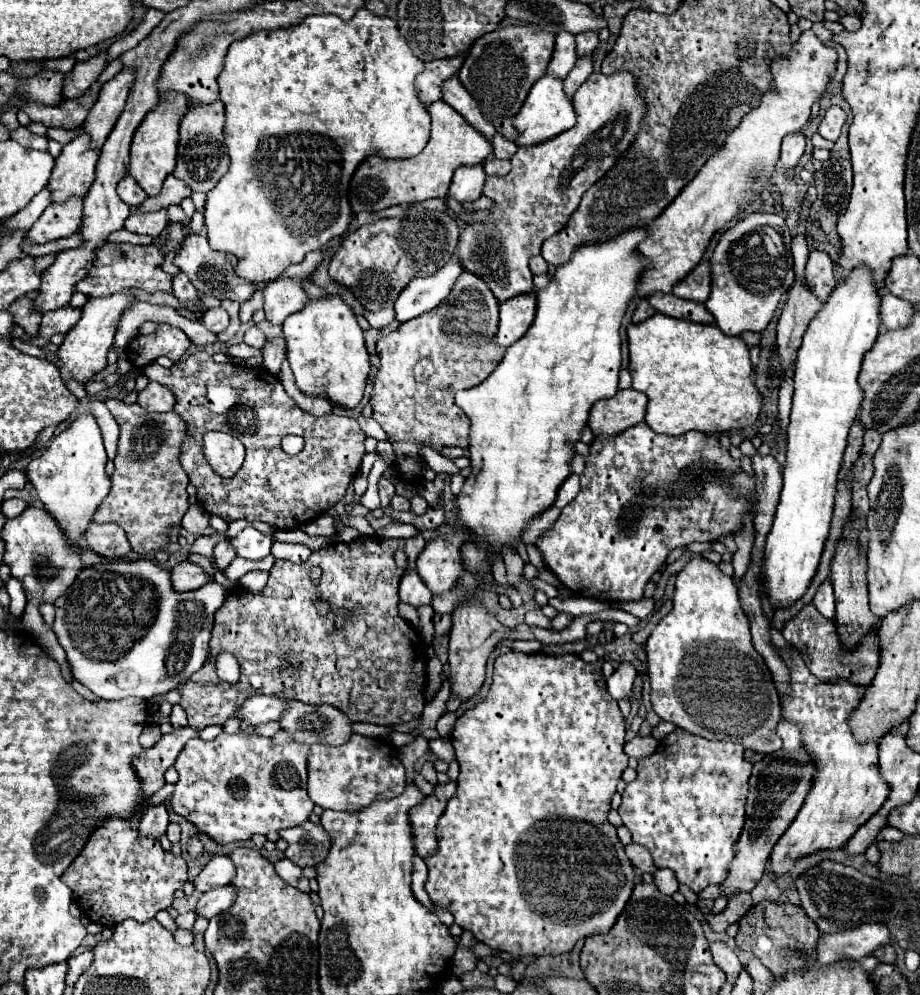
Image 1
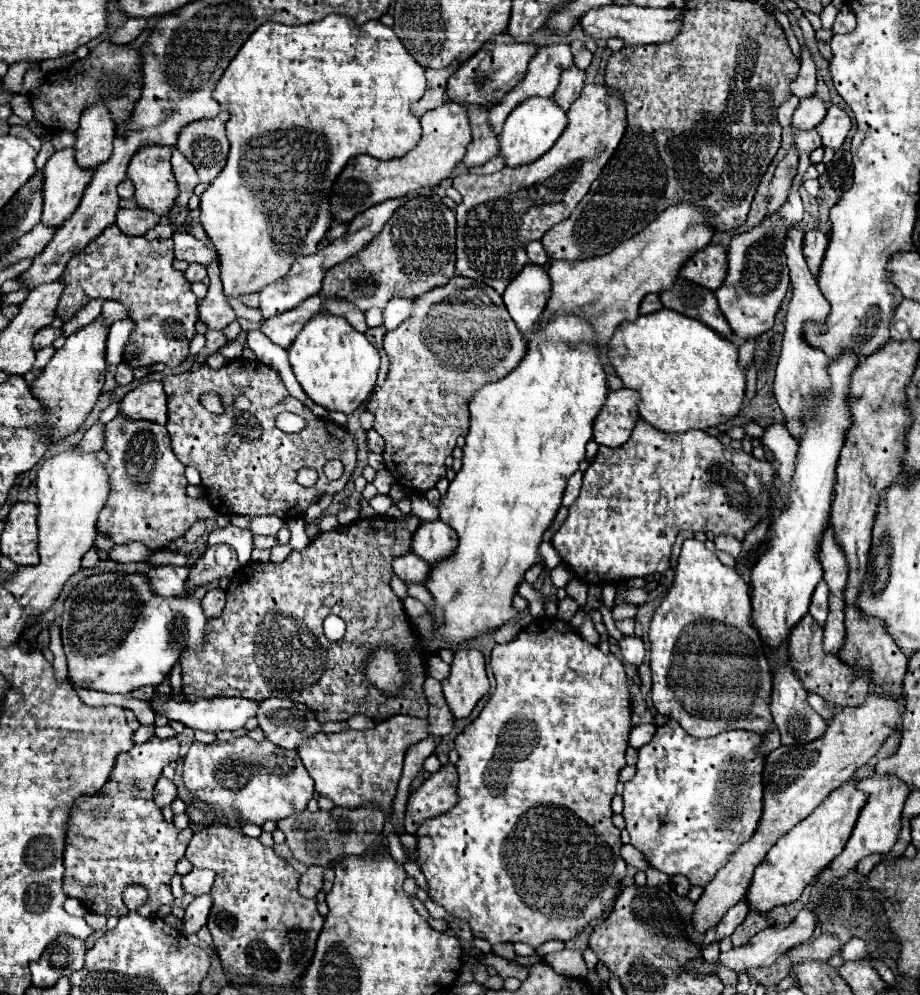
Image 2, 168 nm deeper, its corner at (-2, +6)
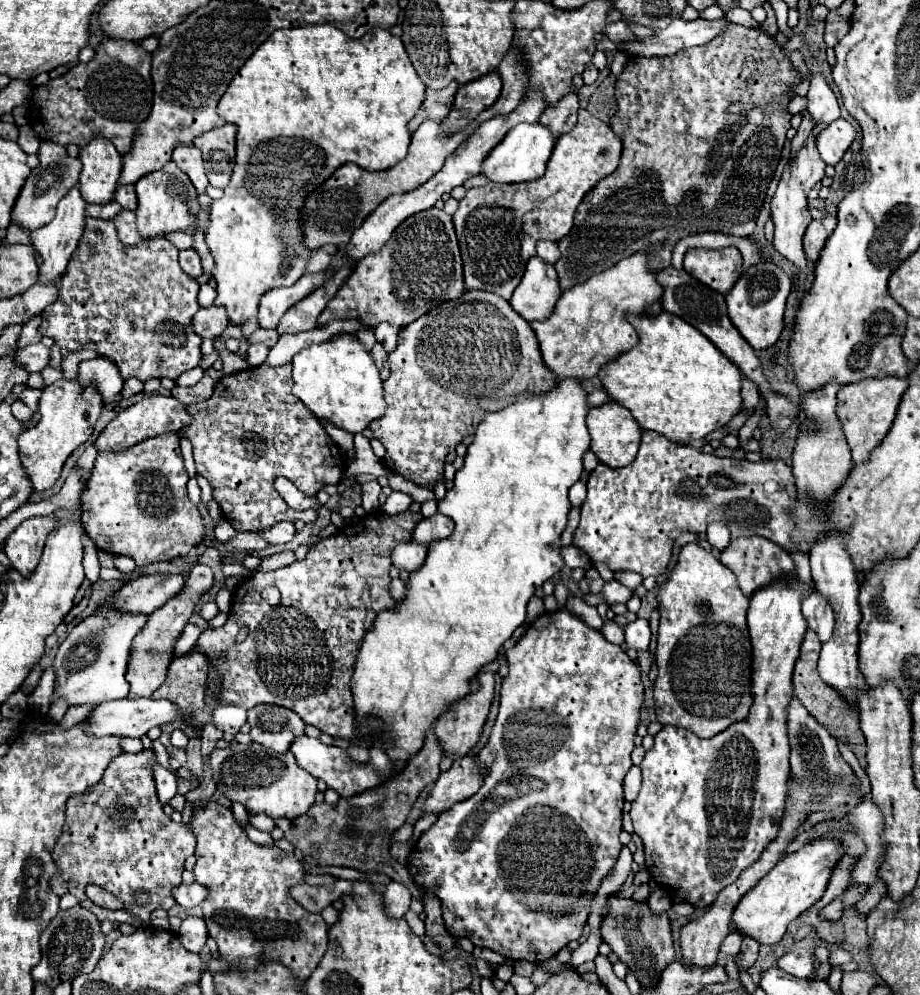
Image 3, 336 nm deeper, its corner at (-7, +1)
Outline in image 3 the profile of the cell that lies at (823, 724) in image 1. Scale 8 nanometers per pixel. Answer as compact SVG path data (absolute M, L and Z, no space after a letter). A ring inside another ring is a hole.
M821 839L787 855L761 879L761 883L757 883L757 887L743 895L741 903L737 903L731 917L733 931L747 935L761 945L775 945L785 935L787 925L823 897L825 885L841 857L841 851L843 847L837 841Z

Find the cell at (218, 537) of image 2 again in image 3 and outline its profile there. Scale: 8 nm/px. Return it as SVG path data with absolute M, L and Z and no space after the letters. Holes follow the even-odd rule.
M221 519L221 521L215 525L215 539L217 539L217 543L229 541L233 535L237 535L237 533L233 531L233 527L231 527L225 519Z

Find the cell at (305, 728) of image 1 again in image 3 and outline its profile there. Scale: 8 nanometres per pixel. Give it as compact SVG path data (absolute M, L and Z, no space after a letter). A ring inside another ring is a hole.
M259 705L249 709L247 723L251 725L251 739L277 753L285 753L293 739L305 731L305 723L297 713L277 705Z

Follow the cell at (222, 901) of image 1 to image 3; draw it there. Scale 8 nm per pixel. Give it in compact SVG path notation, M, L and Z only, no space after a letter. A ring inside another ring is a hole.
M187 917L183 919L181 923L181 929L179 929L179 941L181 945L191 951L191 953L199 953L201 947L205 945L207 941L207 927L205 927L205 921L199 919L199 917Z

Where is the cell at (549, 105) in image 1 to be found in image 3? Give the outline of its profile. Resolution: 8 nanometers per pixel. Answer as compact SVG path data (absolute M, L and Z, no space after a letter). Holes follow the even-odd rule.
M519 123L503 137L503 141L497 147L493 147L491 155L487 155L487 159L481 165L481 173L495 183L523 183L539 179L545 173L553 147L555 137L547 127L541 127L539 123Z

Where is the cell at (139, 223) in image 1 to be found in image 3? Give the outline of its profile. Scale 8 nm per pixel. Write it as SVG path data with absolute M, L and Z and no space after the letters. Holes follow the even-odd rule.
M121 211L115 219L115 229L117 229L117 235L121 239L121 243L125 245L137 245L143 241L143 237L137 233L137 227L135 227L135 213L133 211Z

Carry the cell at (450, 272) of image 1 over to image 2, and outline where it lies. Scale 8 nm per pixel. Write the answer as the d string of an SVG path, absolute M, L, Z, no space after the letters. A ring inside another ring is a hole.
M394 296L392 302L388 302L388 306L384 308L386 330L398 328L412 314L416 300L418 300L416 296Z

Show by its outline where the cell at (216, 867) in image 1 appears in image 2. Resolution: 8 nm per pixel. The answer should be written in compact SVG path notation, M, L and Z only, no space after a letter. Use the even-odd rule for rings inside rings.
M194 868L190 874L182 876L182 886L184 886L184 890L188 894L200 896L200 894L206 894L206 892L212 890L214 880L216 880L214 870L206 870L206 868L198 870L198 868Z

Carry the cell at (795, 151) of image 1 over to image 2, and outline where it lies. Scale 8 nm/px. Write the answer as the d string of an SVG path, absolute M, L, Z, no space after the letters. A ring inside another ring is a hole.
M818 96L812 98L802 98L800 106L796 108L792 116L792 128L794 130L810 130L818 126L818 122L826 116L826 106Z

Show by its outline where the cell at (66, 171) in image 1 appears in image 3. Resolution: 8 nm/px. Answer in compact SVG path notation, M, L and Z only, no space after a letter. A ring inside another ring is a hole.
M75 185L73 191L69 191L69 195L65 195L61 199L55 219L51 223L39 227L37 231L31 231L31 243L41 257L41 265L39 265L39 281L41 283L53 283L55 279L59 279L67 273L67 263L81 239L83 229L85 229L85 201L81 199L79 185Z

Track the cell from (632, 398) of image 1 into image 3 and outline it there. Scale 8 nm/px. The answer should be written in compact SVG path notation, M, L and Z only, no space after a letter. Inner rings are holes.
M609 401L601 407L589 409L587 429L591 435L591 451L597 455L599 463L605 463L611 469L617 469L617 467L629 465L635 459L637 449L639 449L639 441L641 441L641 427L637 425L637 421L633 419L629 409L621 407L615 401Z

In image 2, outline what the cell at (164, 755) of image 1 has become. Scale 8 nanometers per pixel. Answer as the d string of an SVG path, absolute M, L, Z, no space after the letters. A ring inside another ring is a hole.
M152 736L144 744L134 744L132 750L120 754L116 758L116 766L112 770L112 778L104 786L104 790L78 798L74 802L64 850L64 892L72 898L78 898L88 912L102 916L122 916L128 914L128 908L122 900L122 894L128 886L144 886L148 890L148 900L136 912L140 916L156 916L160 906L172 904L174 896L170 892L170 878L176 874L178 860L184 858L186 846L192 838L192 830L176 830L172 822L162 818L162 810L152 800L152 790L156 780L162 776L162 768L180 758L180 742L176 738L158 738Z

